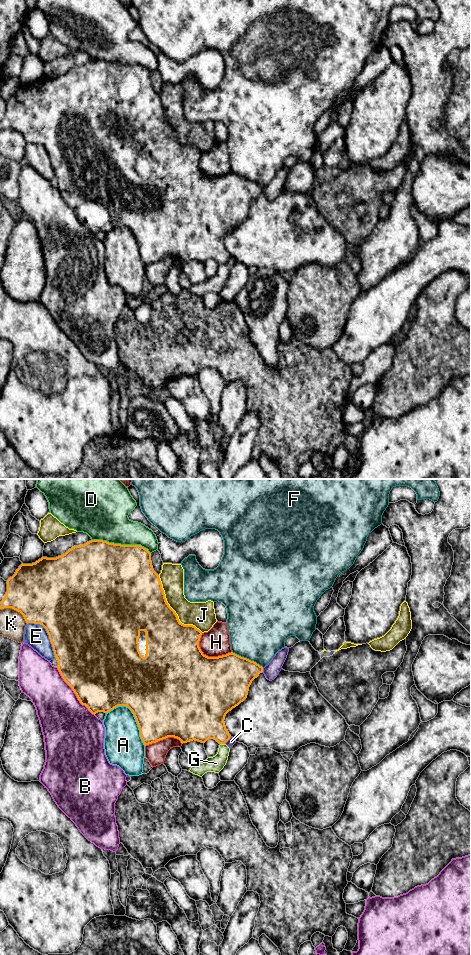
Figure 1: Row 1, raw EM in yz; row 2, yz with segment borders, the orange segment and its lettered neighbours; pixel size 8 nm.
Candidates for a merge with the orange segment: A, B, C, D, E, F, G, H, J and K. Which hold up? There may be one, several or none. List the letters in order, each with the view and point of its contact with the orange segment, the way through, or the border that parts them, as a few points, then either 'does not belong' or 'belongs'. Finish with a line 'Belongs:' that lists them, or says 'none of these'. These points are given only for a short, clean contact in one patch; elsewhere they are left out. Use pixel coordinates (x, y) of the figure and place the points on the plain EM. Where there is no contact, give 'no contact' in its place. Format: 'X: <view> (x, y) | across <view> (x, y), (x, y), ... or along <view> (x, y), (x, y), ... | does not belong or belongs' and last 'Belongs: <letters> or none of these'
A: yz (134, 236) | does not belong
B: yz (74, 212) | does not belong
C: yz (227, 260) | does not belong
D: yz (120, 64) | does not belong
E: yz (48, 154) | does not belong
F: yz (248, 179) | does not belong
G: yz (222, 263) | along yz (220, 263), (224, 264) | does not belong
H: yz (207, 176) | does not belong
J: yz (172, 129) | does not belong
K: yz (15, 129) | does not belong
Belongs: none of these

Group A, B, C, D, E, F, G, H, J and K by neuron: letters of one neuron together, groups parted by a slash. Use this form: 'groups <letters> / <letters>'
groups A / B / C G / D / E / F / H / J / K

